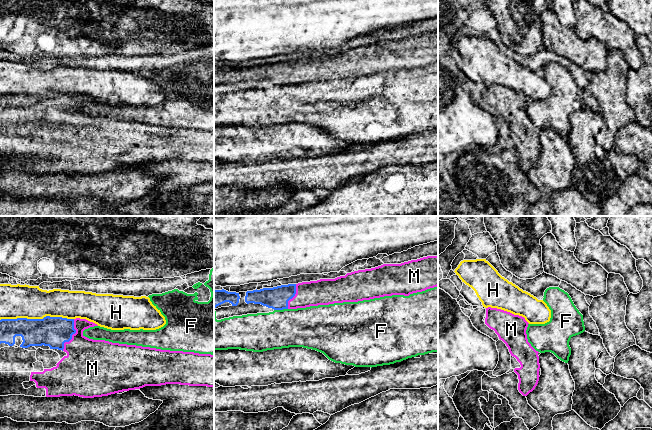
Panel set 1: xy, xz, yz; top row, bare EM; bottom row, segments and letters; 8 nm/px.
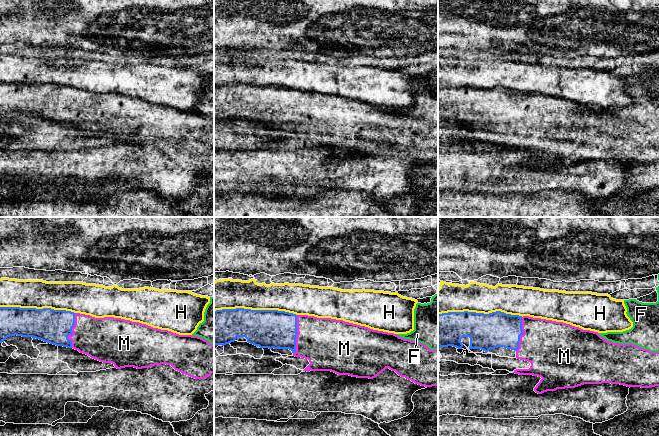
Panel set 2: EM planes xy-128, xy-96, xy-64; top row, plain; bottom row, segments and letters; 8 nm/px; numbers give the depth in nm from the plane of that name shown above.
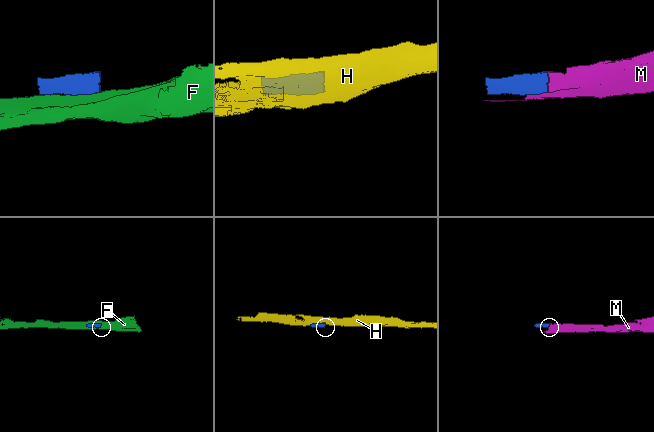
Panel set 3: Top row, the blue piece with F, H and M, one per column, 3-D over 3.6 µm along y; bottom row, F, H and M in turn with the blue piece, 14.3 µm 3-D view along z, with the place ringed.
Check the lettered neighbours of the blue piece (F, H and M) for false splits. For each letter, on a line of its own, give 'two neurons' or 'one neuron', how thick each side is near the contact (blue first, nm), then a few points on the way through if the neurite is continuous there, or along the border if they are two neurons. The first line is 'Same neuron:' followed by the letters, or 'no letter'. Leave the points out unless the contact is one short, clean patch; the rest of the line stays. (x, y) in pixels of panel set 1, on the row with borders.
Same neuron: M
F: two neurons; calibres 180 and 320 nm
H: two neurons; calibres 240 and 280 nm
M: one neuron; calibres 240 and 360 nm; way xy (50, 331), (71, 336), (88, 362)

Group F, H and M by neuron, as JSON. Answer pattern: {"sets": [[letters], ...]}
{"sets": [["F"], ["H"], ["M"]]}

